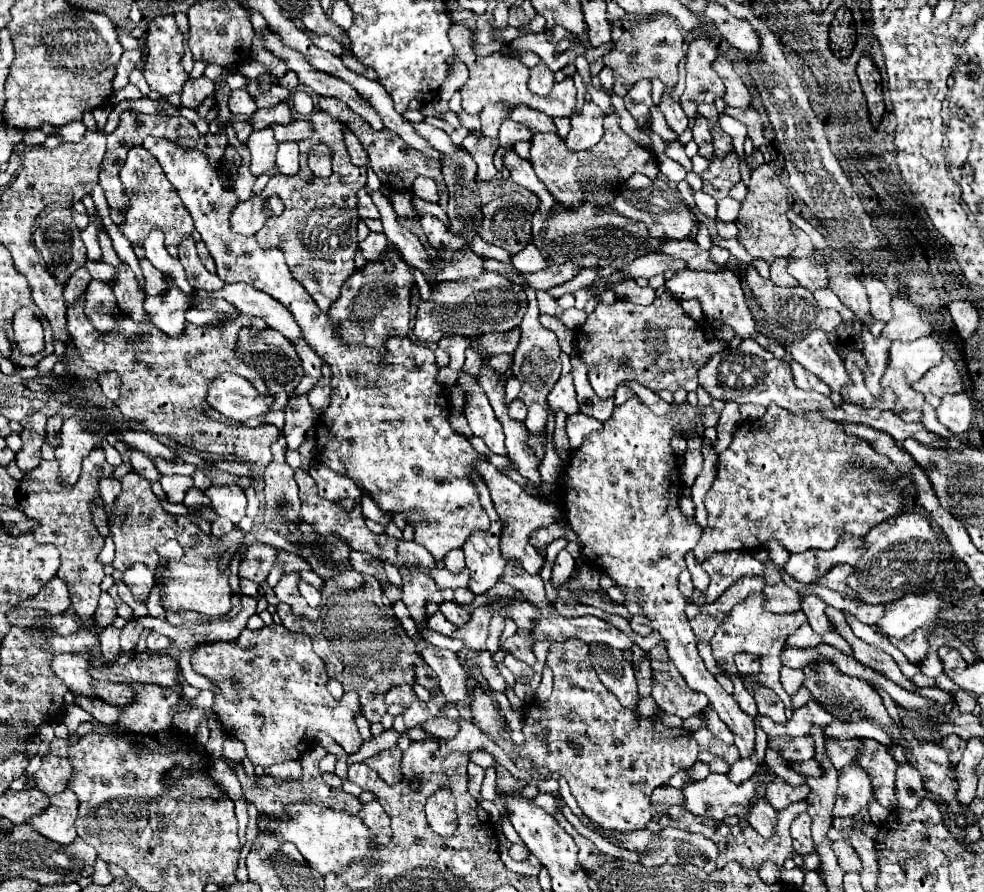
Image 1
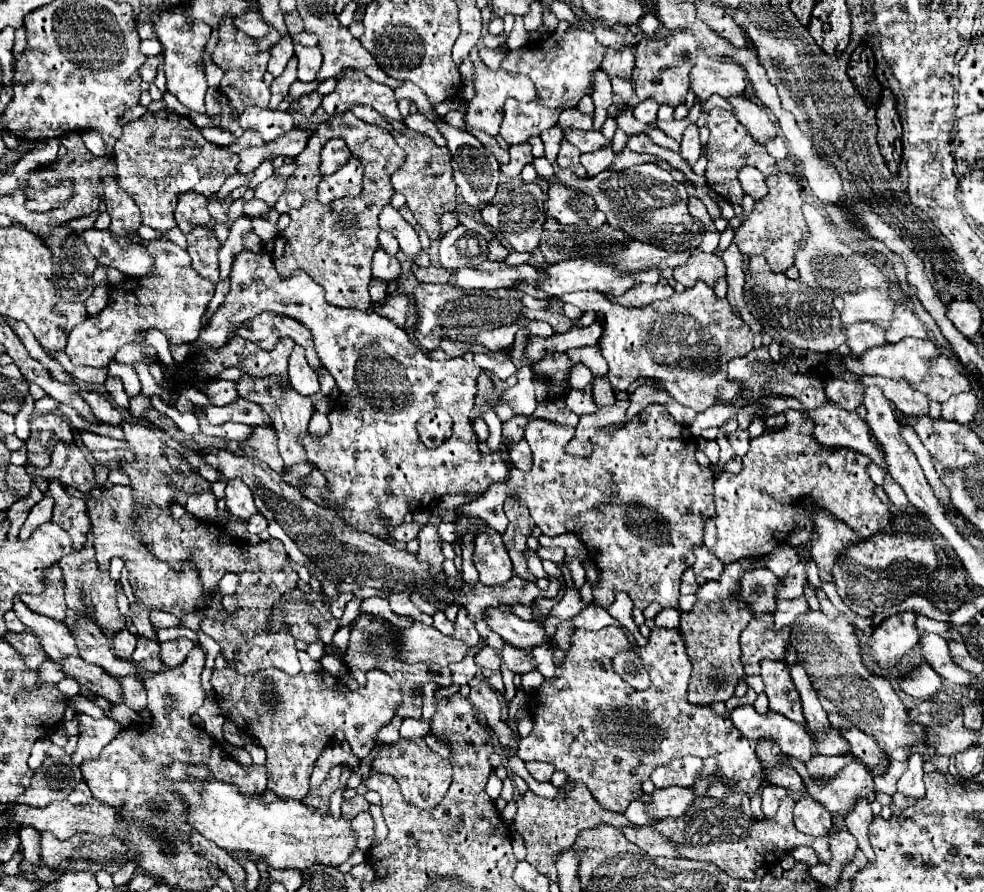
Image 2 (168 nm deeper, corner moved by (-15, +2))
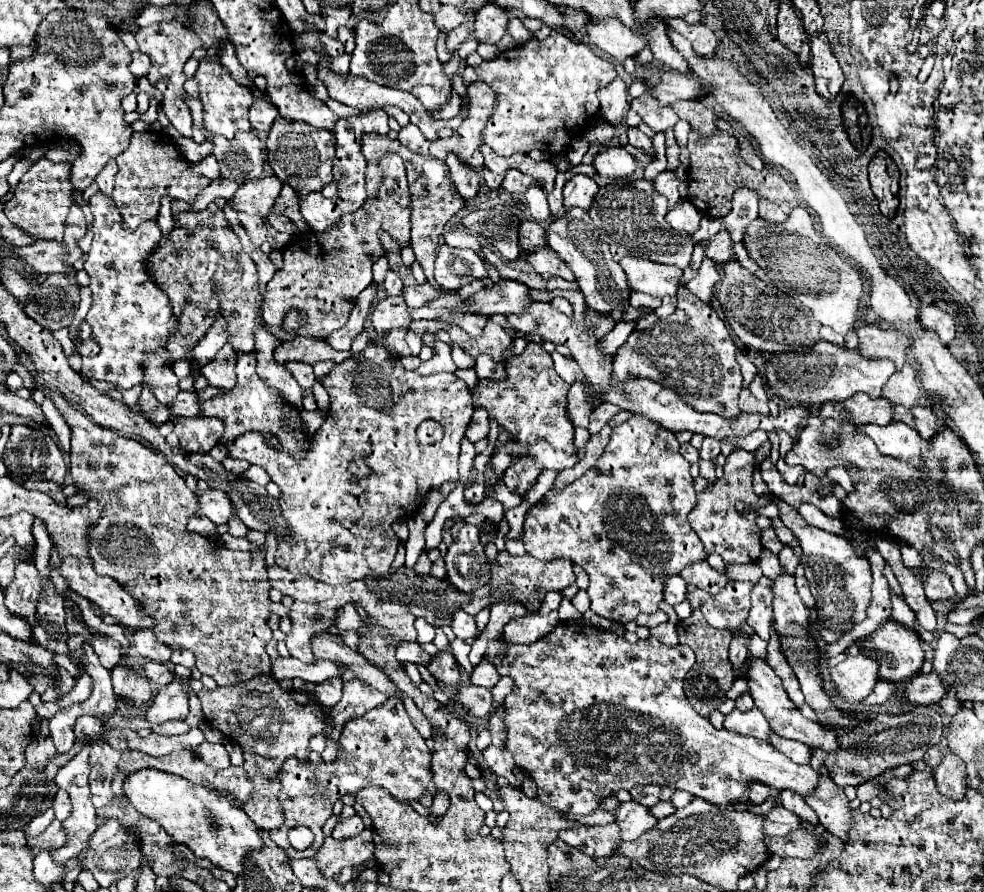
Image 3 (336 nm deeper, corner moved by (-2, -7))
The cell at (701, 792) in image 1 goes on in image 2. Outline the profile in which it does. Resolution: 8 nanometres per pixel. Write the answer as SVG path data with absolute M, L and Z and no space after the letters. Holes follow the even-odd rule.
M665 787L665 789L655 789L653 793L653 803L649 805L649 815L653 819L667 819L667 817L679 817L683 815L691 805L695 805L699 799L709 797L697 795L693 787Z

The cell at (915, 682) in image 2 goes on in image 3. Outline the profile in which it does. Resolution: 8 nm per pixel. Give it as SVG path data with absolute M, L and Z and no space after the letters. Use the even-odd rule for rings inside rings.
M878 682L874 686L874 690L870 692L870 696L864 700L864 706L878 706L878 704L884 704L888 698L894 696L894 692L898 690L900 686L896 684L890 684L890 682Z

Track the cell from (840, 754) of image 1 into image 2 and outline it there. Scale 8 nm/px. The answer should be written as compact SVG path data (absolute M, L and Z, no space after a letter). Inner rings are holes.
M831 729L827 735L823 733L817 737L815 749L821 755L845 755L845 753L849 753L849 743L843 739L843 735L839 731Z

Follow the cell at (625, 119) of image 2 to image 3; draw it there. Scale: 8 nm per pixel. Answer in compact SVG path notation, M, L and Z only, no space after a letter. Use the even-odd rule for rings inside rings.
M626 132L623 139L620 136L620 146L612 146L606 148L604 152L600 152L592 160L592 166L600 172L600 176L608 176L608 178L624 178L636 172L636 160L632 154L628 154L624 150L625 144L628 143Z

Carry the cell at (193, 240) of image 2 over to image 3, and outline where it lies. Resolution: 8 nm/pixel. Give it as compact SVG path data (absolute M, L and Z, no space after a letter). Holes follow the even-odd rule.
M210 204L204 212L176 214L172 232L164 234L154 252L148 256L148 274L150 280L164 290L174 308L174 316L178 318L176 330L166 342L170 366L186 360L194 368L196 360L192 348L208 332L219 314L228 322L228 342L234 352L246 354L254 350L252 340L254 328L260 320L258 308L262 302L258 292L256 264L242 250L238 236L232 232L224 212L216 204Z

